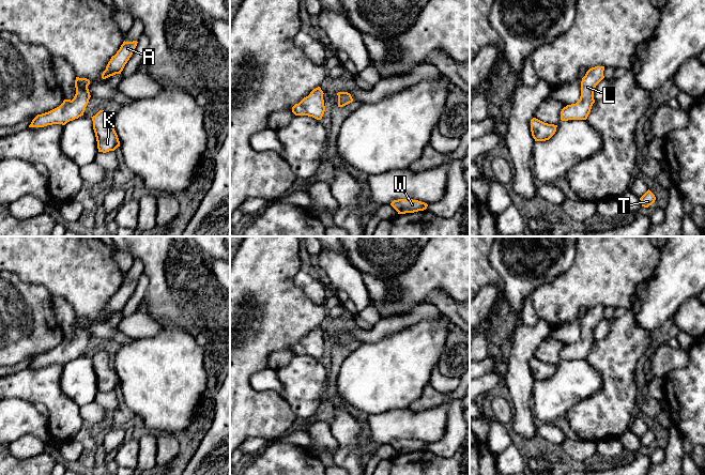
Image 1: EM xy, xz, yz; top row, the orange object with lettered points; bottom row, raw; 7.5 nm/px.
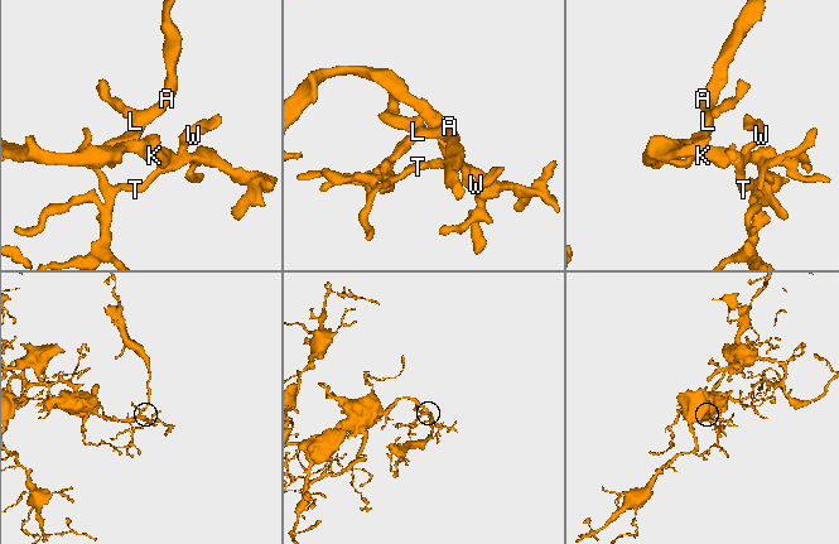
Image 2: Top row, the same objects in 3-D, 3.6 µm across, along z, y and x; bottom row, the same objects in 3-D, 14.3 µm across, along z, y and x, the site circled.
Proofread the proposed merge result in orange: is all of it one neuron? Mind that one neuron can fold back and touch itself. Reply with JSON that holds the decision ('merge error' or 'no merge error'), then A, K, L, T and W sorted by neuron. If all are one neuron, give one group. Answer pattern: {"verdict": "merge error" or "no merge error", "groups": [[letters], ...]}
{"verdict": "no merge error", "groups": [["A", "K", "L", "T", "W"]]}

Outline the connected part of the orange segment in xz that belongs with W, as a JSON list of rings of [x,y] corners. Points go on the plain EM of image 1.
[[[398,439],[394,440],[390,445],[398,451],[398,454],[414,453],[424,450],[428,444],[418,440]]]

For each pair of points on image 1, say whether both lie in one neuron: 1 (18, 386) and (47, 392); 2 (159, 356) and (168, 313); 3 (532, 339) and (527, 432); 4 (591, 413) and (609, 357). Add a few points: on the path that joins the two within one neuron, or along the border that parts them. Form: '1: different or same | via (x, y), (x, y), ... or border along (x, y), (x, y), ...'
1: same | via (26, 386), (40, 386)
2: different | border along (165, 321), (185, 323)
3: same | via (521, 363), (522, 409)
4: same | via (604, 399), (609, 395), (609, 371)

